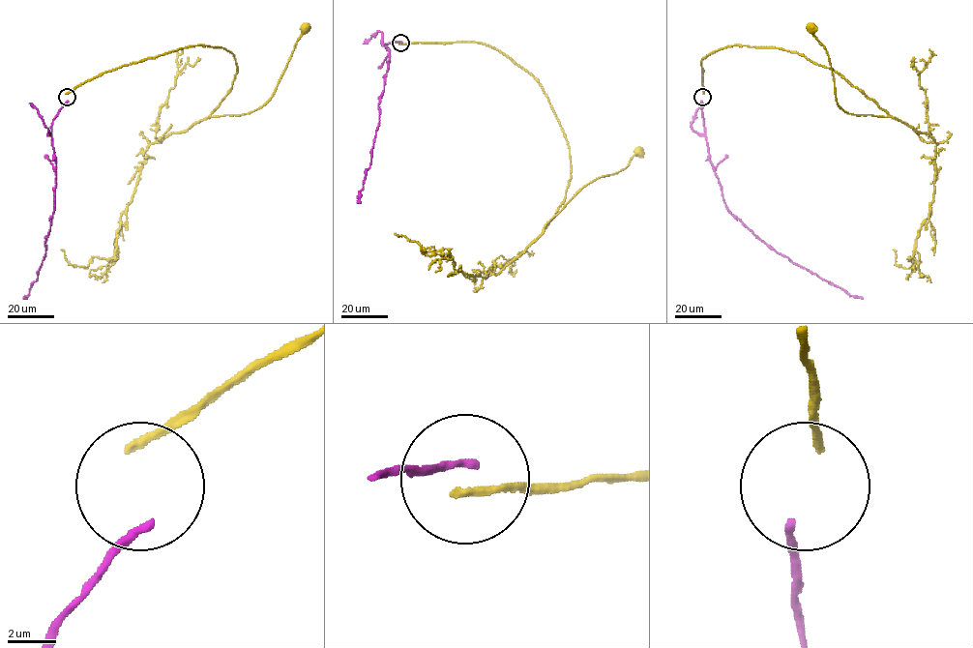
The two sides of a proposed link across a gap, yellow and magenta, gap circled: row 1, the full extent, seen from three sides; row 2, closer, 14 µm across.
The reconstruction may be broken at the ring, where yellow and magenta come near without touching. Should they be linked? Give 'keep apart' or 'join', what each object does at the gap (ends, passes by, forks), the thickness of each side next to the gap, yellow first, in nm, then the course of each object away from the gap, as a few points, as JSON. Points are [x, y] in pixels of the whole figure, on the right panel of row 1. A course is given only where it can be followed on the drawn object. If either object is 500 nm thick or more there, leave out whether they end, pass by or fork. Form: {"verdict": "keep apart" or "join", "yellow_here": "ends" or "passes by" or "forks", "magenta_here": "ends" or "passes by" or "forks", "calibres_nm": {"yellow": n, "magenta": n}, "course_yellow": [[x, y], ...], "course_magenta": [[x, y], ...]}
{"verdict": "keep apart", "yellow_here": "ends", "magenta_here": "ends", "calibres_nm": {"yellow": 320, "magenta": 320}, "course_yellow": [[703, 94], [707, 55], [778, 47], [839, 73], [889, 115], [838, 104], [827, 51], [810, 28]], "course_magenta": [[701, 101], [708, 159], [727, 209], [778, 252], [848, 294], [863, 299]]}

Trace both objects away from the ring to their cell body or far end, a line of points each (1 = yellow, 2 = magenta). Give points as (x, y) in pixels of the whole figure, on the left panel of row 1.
1: (66, 94), (123, 66), (206, 45), (230, 52), (237, 68), (211, 117), (245, 114), (272, 96), (308, 28)
2: (68, 101), (51, 126), (56, 162), (54, 209), (37, 279), (24, 299)

